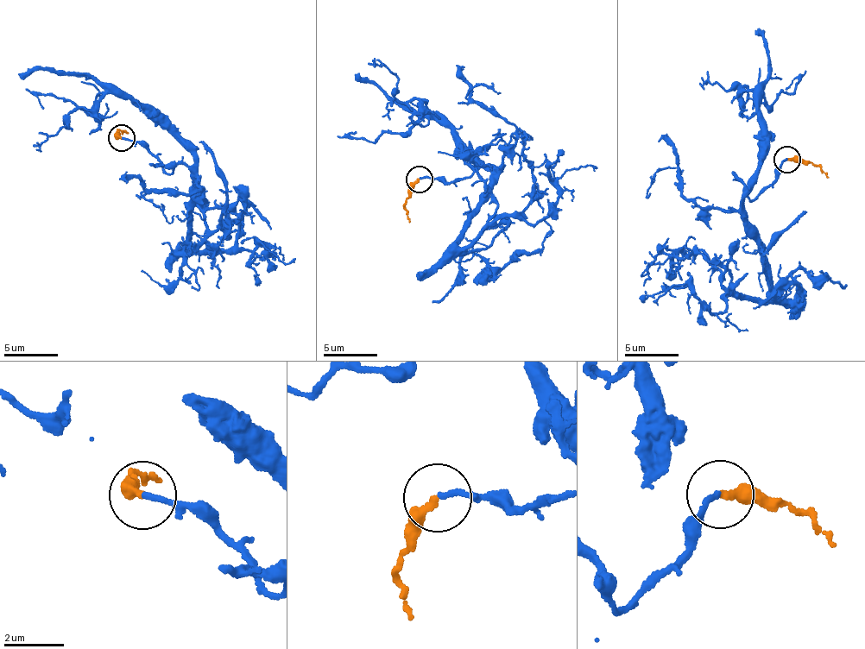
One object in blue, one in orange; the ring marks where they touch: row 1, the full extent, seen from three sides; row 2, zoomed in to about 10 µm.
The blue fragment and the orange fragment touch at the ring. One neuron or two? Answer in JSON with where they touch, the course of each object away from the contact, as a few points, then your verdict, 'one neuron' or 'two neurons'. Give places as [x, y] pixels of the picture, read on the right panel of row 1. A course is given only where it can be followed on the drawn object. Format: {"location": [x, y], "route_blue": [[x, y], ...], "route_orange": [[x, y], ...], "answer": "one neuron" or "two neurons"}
{"location": [787, 159], "route_blue": [[788, 157], [756, 198], [742, 197], [767, 300], [728, 293], [730, 272], [688, 254], [662, 253], [644, 286]], "route_orange": [[788, 160], [819, 165], [827, 177]], "answer": "one neuron"}

